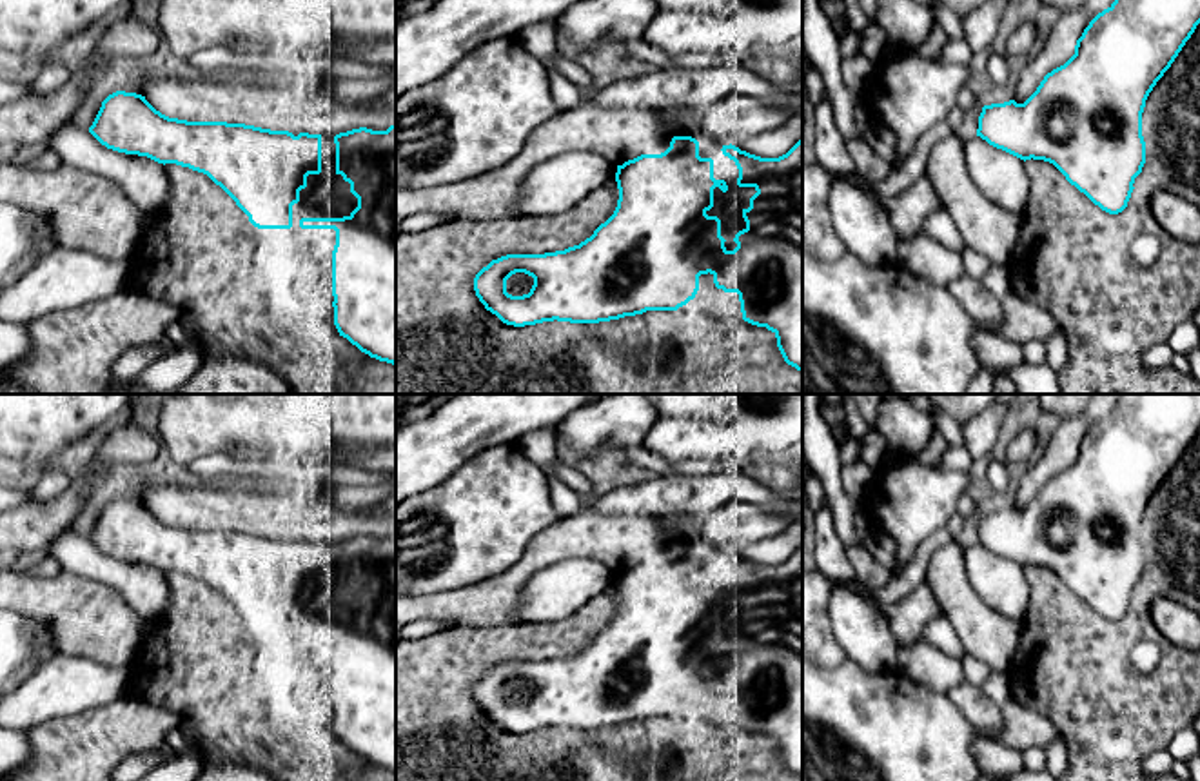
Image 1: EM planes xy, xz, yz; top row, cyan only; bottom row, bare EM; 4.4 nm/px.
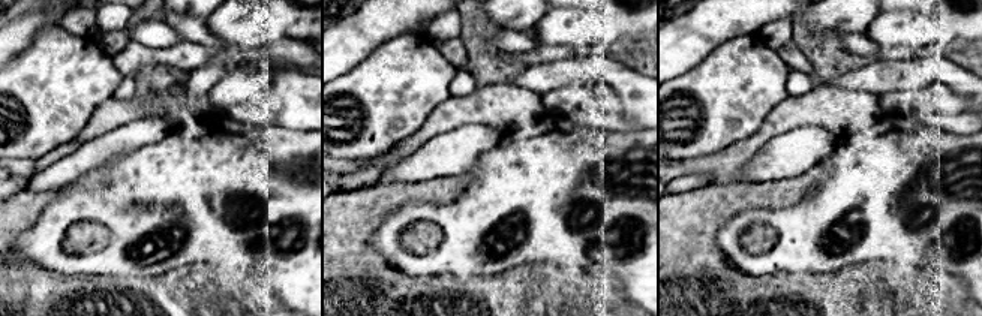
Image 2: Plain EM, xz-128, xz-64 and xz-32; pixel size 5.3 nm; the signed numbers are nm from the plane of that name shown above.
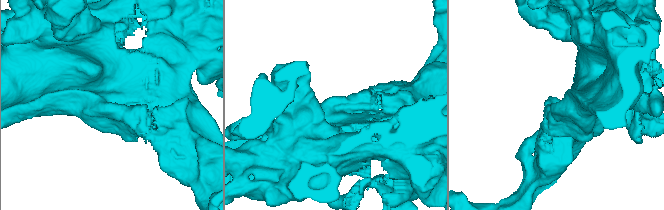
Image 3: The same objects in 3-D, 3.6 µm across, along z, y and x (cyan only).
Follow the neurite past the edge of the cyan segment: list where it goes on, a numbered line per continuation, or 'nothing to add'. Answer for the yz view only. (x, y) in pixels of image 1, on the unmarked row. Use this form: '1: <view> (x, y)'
nothing to add

